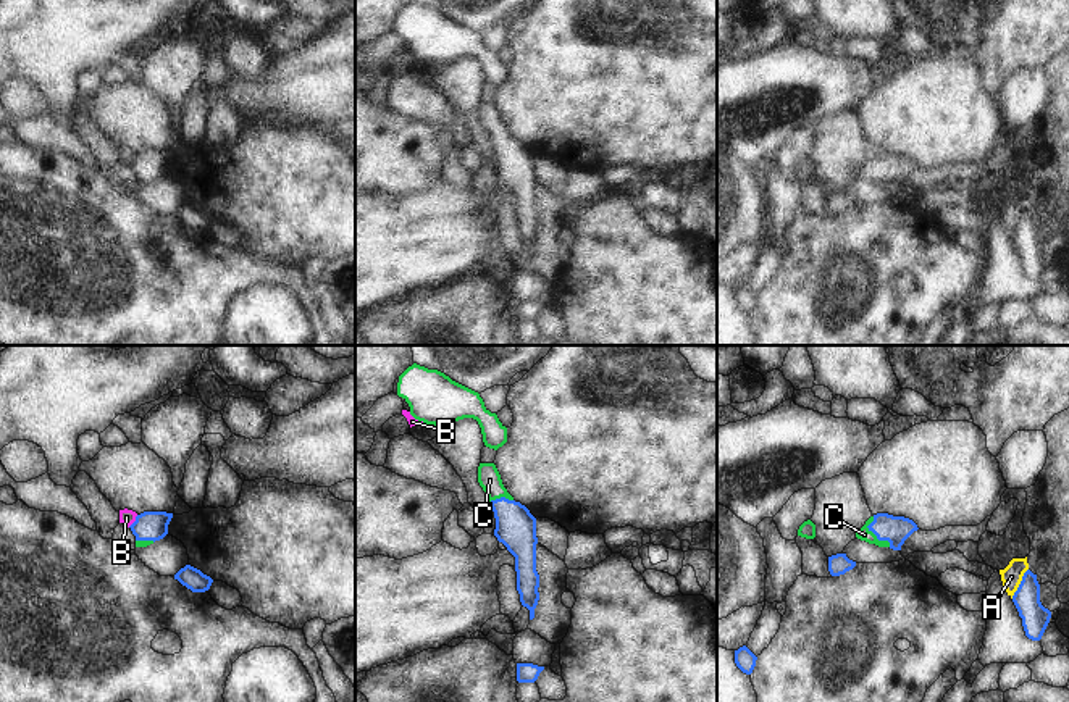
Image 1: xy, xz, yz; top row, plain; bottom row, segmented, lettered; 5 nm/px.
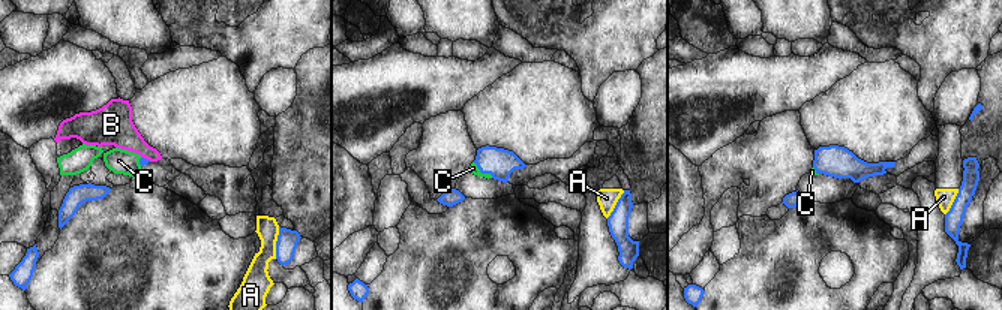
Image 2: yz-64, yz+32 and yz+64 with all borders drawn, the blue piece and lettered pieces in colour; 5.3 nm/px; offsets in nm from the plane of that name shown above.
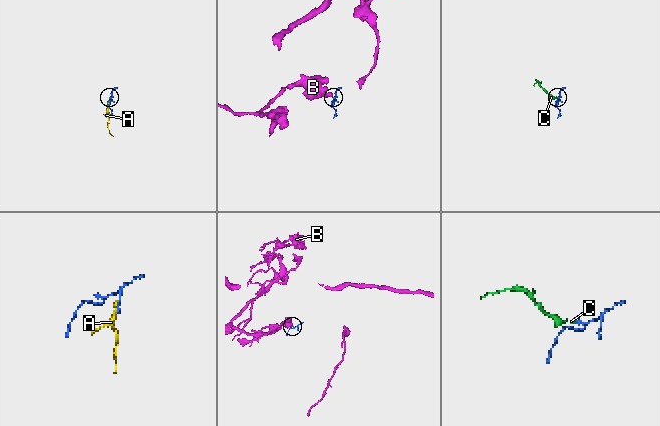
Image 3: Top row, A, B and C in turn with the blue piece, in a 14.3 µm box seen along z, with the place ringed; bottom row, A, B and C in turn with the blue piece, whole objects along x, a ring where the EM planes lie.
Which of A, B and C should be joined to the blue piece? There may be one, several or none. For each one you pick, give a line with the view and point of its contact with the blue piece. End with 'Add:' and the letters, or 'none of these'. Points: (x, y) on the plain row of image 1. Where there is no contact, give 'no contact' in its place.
C: meets blue in yz at (874, 171)
Add: C

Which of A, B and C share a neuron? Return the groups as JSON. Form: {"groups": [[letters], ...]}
{"groups": [["A"], ["B"], ["C"]]}

